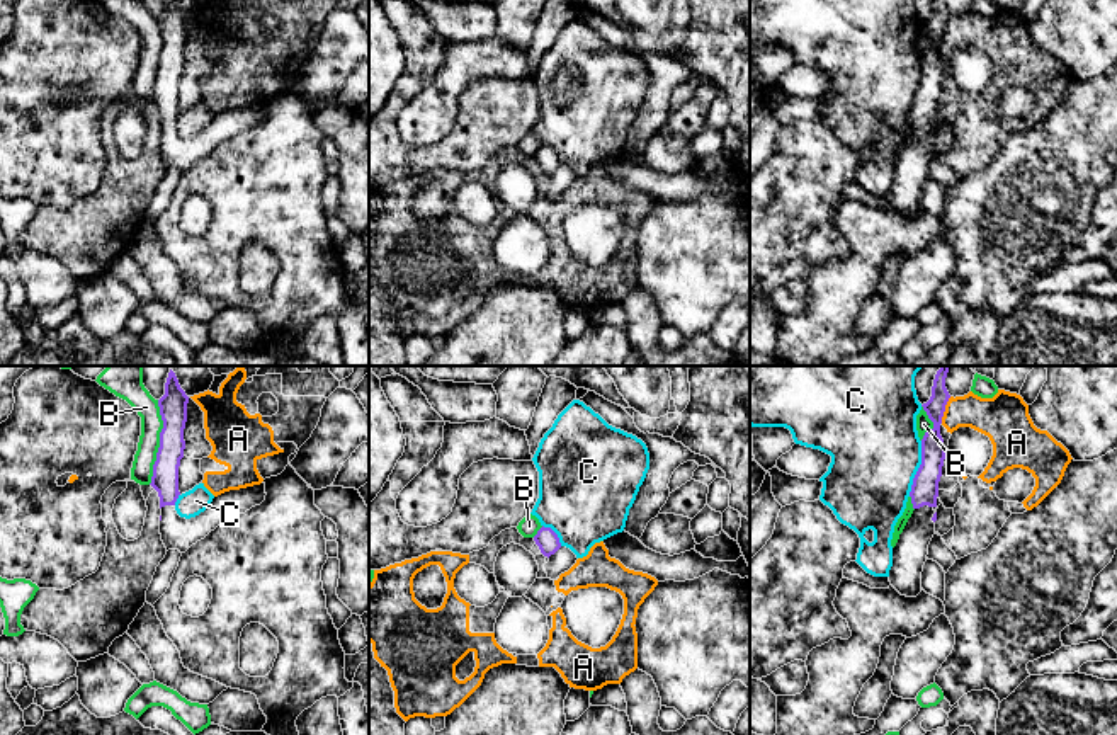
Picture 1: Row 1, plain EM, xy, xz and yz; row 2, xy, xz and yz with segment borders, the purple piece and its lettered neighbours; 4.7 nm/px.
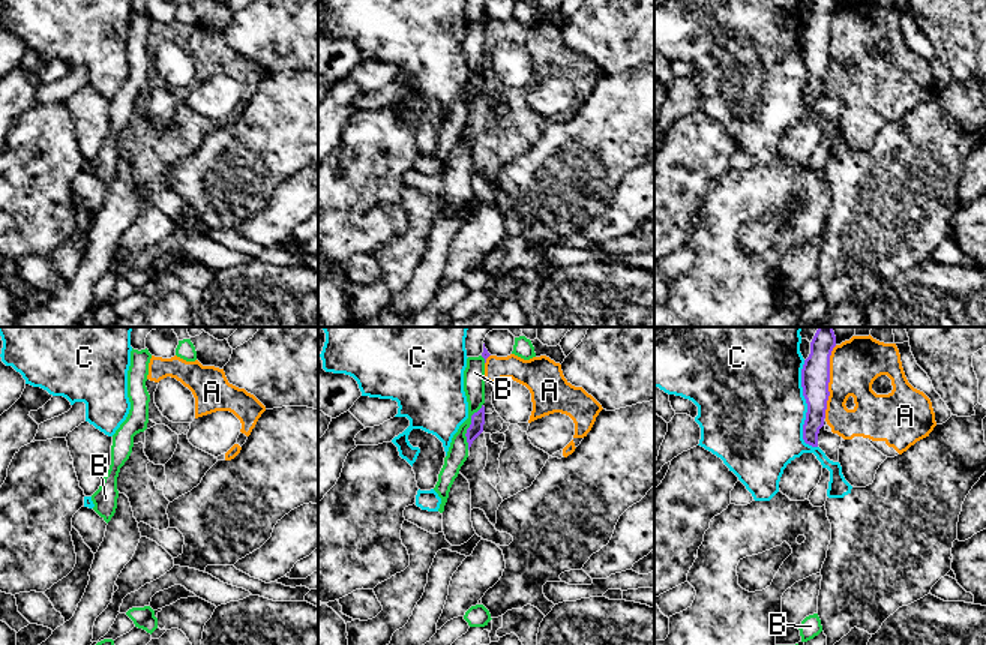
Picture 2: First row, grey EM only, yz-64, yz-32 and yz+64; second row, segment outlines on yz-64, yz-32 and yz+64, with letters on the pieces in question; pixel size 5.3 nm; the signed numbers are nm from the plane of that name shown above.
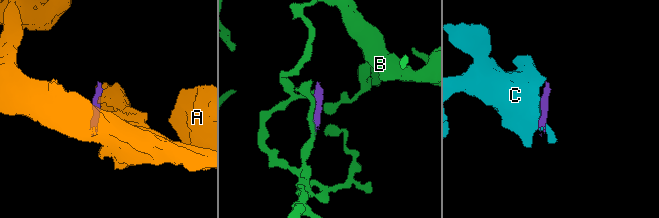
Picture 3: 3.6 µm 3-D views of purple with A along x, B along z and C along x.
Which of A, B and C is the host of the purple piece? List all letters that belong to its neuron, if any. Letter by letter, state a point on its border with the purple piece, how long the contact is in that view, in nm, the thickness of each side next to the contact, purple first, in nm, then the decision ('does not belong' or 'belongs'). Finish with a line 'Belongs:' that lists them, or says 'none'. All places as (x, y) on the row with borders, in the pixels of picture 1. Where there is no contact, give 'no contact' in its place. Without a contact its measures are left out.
A: contact yz (944, 410); length 140 nm; calibres 110 and 190 nm; does not belong
B: contact xy (160, 443); length 400 nm; calibres 130 and 110 nm; does not belong
C: contact yz (918, 468); length 280 nm; calibres 130 and 420 nm; does not belong
Belongs: none

